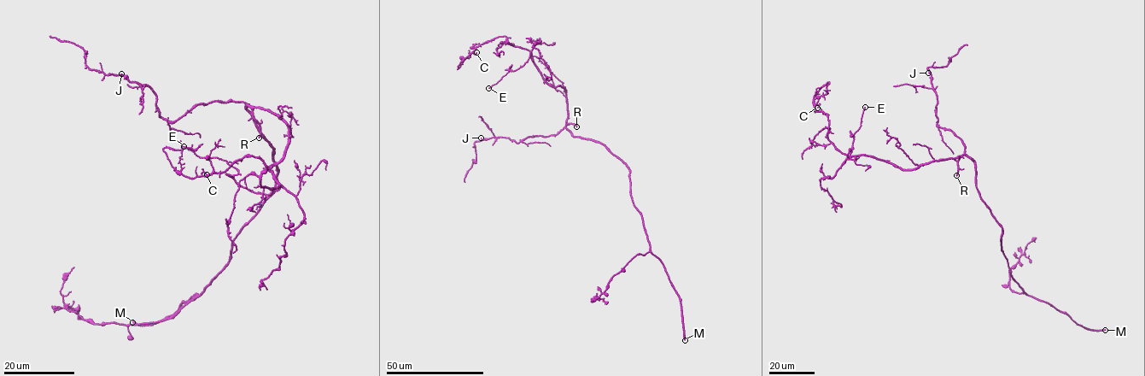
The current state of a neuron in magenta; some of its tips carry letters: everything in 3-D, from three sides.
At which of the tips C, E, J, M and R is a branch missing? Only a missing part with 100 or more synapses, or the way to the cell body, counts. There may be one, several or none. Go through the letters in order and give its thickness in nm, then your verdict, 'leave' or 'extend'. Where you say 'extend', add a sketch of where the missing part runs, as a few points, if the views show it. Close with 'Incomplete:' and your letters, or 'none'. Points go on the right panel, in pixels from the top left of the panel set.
C: 100 nm thick; leave
E: 160 nm thick; leave
J: 100 nm thick; leave
M: 340 nm thick; extend; missing branch runs (1105, 330), (1116, 333), (1130, 308), (1124, 317), (1136, 318), (1137, 323), (1131, 334), (1133, 358), (1129, 373)
R: 280 nm thick; extend; missing branch runs (956, 175), (959, 203), (956, 213), (906, 239), (879, 231), (872, 211), (864, 206), (862, 211)
Incomplete: M, R

